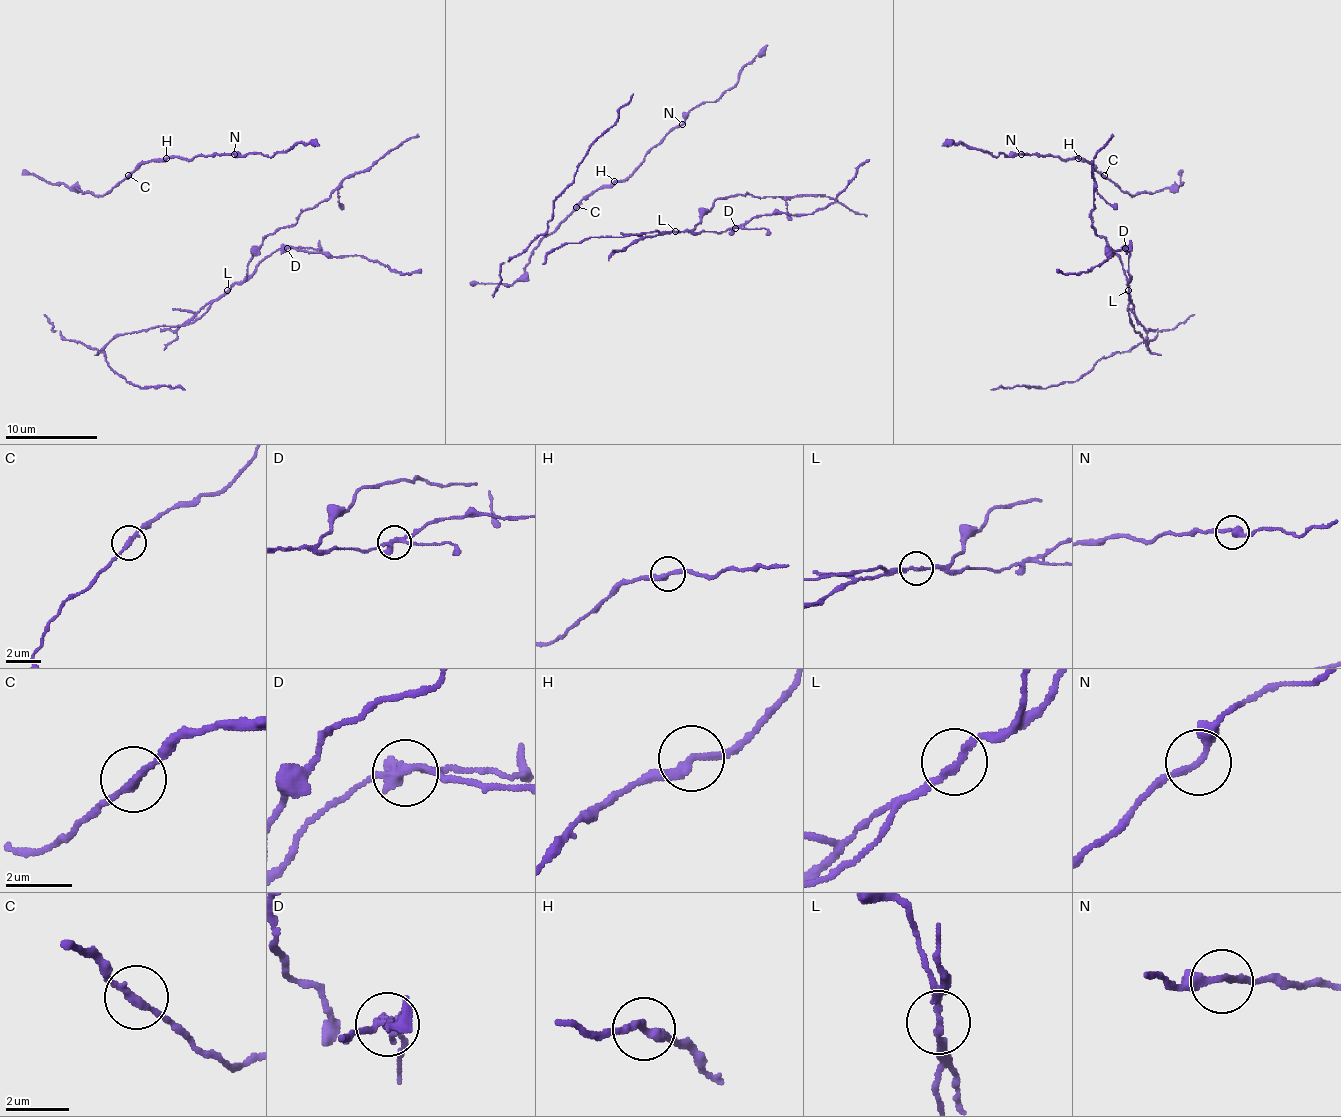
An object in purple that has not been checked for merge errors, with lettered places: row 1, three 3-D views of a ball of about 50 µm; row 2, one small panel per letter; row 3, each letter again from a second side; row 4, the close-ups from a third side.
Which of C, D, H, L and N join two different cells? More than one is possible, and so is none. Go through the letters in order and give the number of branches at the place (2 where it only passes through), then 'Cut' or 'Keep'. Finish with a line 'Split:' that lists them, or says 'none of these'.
C: Branches: 2. Keep
D: Branches: 3. Cut
H: Branches: 2. Keep
L: Branches: 2. Cut
N: Branches: 2. Keep
Split: D, L

